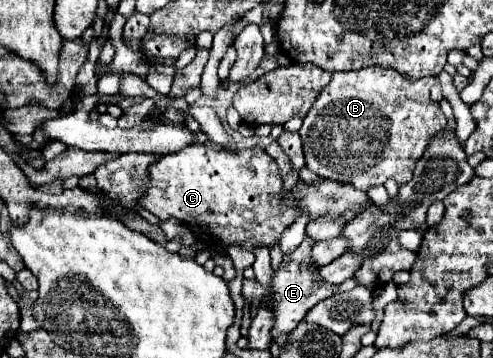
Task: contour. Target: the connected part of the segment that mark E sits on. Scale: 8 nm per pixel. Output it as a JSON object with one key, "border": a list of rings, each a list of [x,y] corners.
{"border":[[[305,239],[291,255],[283,255],[283,263],[281,263],[279,271],[275,271],[275,275],[273,275],[273,289],[269,291],[269,297],[265,297],[265,289],[257,281],[247,281],[247,279],[243,281],[243,295],[249,303],[265,301],[265,299],[273,301],[273,309],[275,309],[273,339],[279,333],[291,333],[315,303],[331,297],[337,291],[337,287],[333,287],[333,285],[315,285],[317,269],[307,269],[307,257],[311,257],[311,249],[313,249],[313,243]]]}

